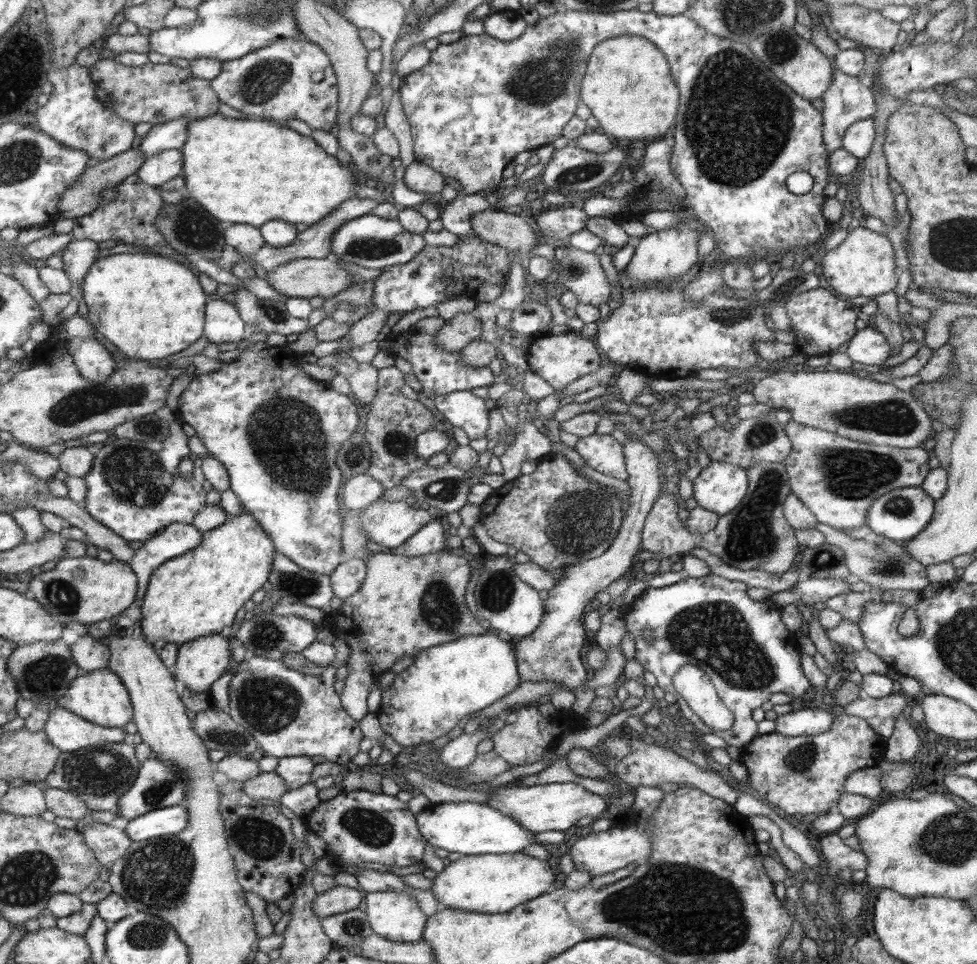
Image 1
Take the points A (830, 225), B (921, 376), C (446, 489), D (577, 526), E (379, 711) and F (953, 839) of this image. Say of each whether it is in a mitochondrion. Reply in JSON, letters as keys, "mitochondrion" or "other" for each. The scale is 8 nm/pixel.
{"A":"other","B":"other","C":"mitochondrion","D":"mitochondrion","E":"other","F":"mitochondrion"}

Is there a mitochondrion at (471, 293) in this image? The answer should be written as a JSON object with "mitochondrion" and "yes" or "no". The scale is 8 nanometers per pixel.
{"mitochondrion":"no"}

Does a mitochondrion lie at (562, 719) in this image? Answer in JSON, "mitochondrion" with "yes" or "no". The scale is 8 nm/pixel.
{"mitochondrion":"no"}

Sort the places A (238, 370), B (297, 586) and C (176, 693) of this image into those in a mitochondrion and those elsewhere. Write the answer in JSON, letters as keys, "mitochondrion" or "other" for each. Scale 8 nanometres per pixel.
{"A":"other","B":"mitochondrion","C":"other"}

